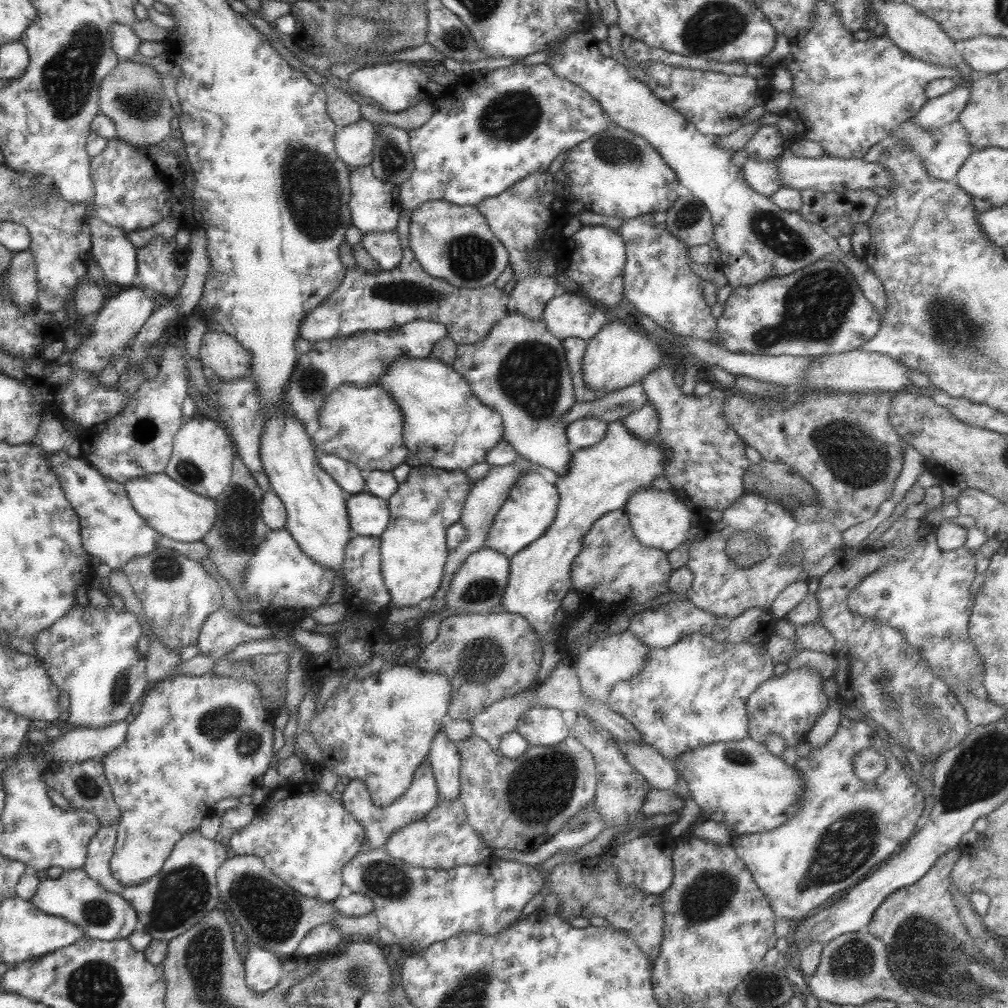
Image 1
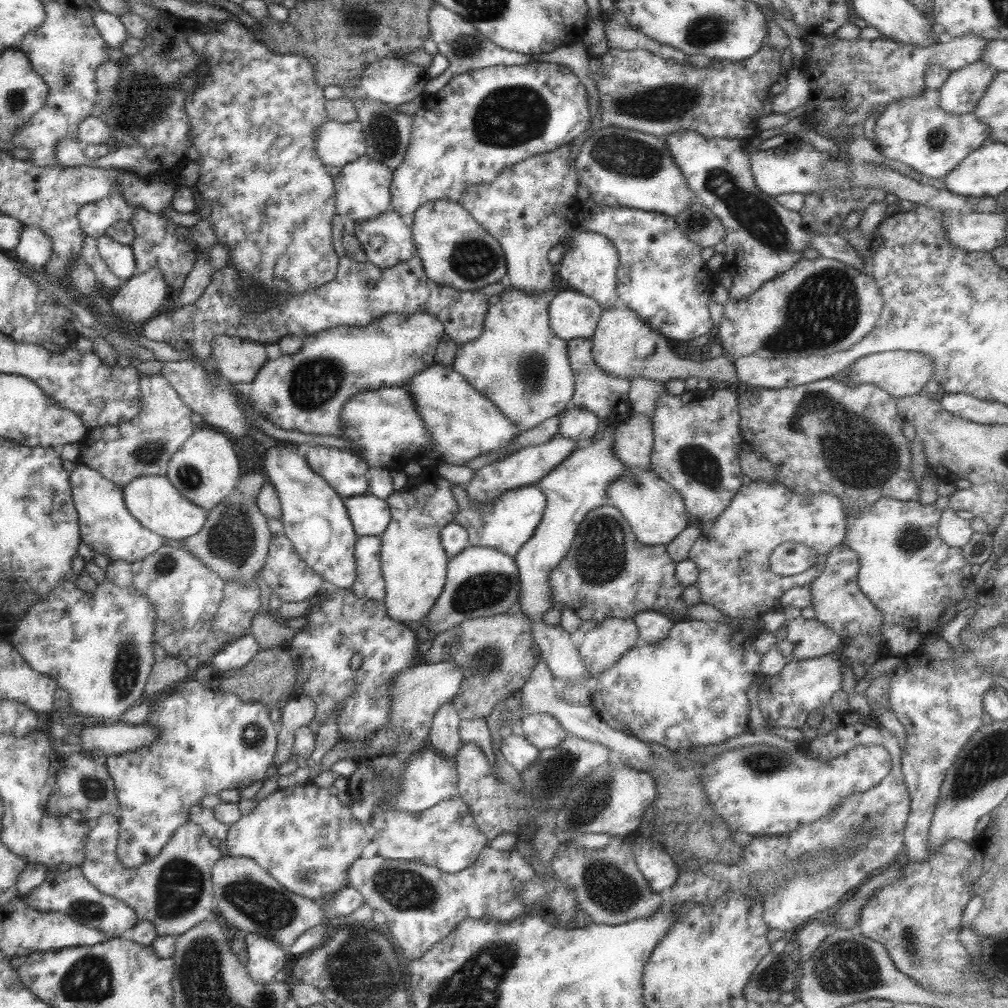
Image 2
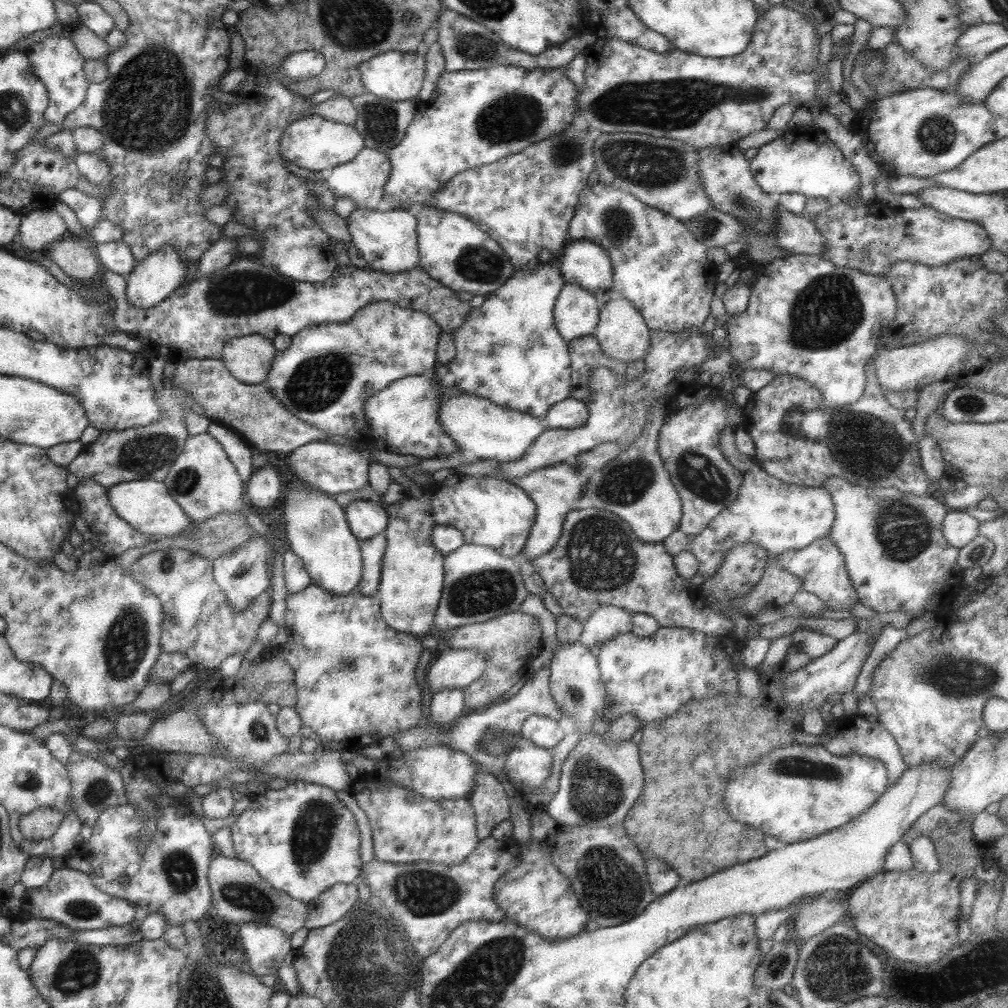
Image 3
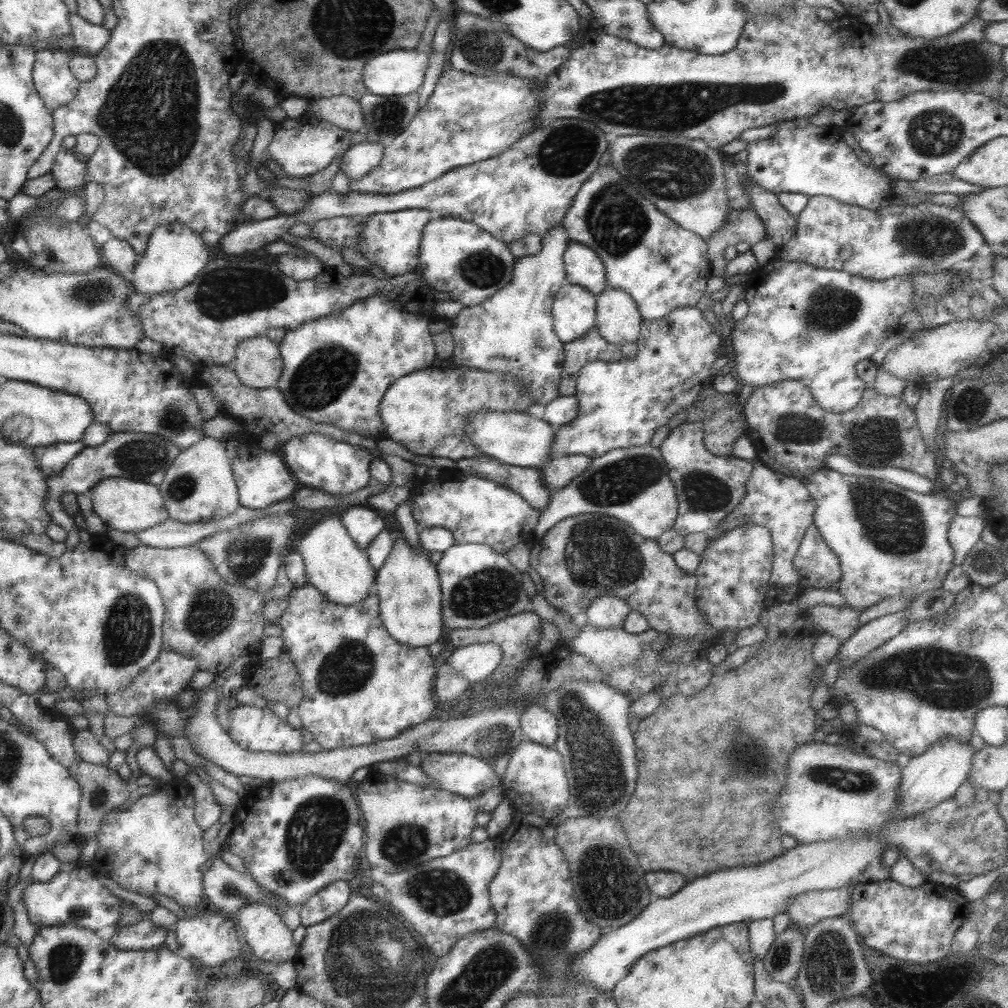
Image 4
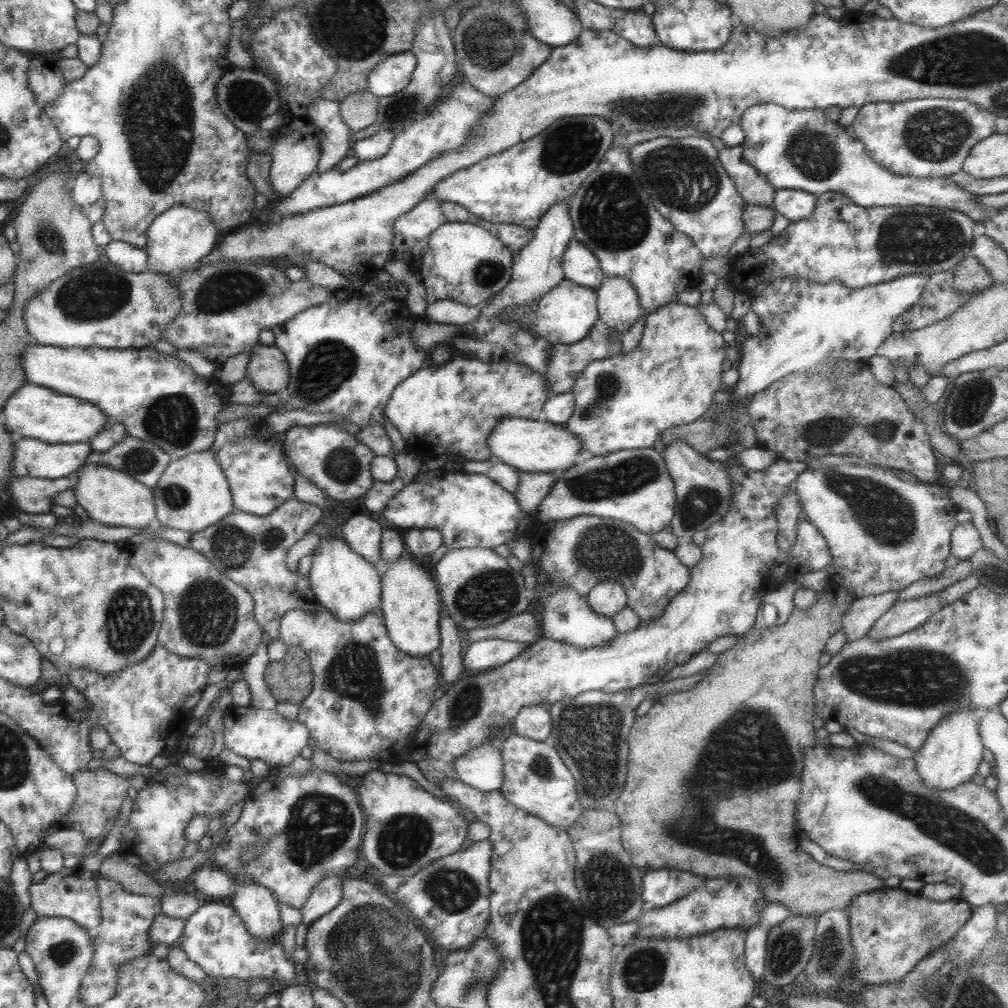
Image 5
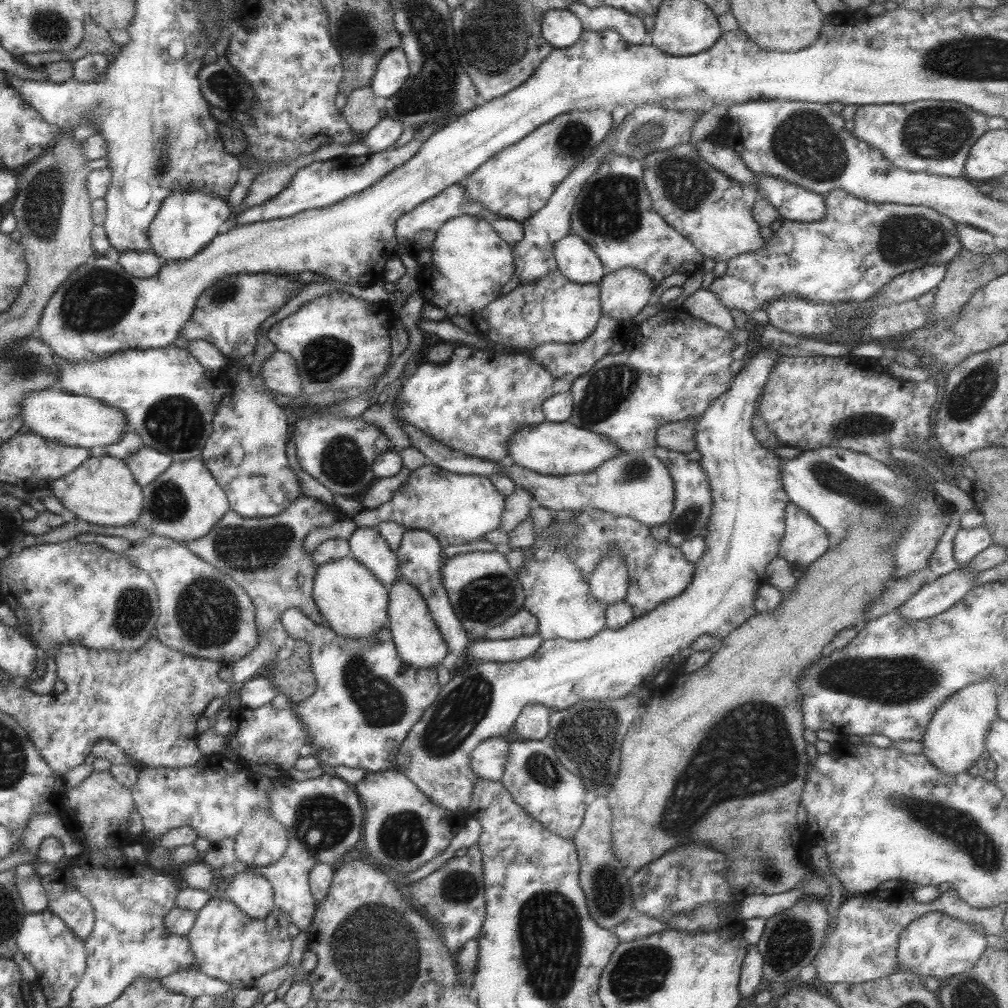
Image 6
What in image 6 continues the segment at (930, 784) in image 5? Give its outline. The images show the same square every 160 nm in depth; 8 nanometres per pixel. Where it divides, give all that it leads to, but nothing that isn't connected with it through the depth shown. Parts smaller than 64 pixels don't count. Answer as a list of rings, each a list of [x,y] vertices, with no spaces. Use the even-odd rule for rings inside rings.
[[[986,676],[959,689],[932,713],[921,739],[921,753],[939,772],[949,776],[967,773],[967,769],[982,756],[985,751],[984,736],[991,722],[997,720],[997,696],[1001,691],[998,680]]]

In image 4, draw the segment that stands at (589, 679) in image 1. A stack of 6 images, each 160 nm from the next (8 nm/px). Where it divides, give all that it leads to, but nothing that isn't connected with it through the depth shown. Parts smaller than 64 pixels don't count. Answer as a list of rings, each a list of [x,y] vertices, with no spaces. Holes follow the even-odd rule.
[[[600,594],[586,608],[586,624],[593,628],[620,627],[630,608],[617,596]]]

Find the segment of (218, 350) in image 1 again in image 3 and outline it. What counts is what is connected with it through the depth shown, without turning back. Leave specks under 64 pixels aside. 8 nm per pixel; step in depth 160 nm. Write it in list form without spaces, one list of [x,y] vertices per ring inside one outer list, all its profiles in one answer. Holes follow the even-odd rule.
[[[250,335],[227,340],[220,359],[233,378],[252,385],[266,380],[275,353],[271,341],[263,336]]]

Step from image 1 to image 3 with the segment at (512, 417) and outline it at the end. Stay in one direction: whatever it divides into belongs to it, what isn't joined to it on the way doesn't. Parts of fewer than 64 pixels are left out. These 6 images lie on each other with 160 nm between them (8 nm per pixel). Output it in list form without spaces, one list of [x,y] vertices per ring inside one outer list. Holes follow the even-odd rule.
[[[543,263],[541,266],[535,266],[535,269],[523,269],[523,271],[514,273],[513,277],[510,277],[501,287],[497,287],[493,292],[487,294],[483,303],[476,309],[472,309],[471,312],[468,312],[468,315],[464,317],[463,324],[460,324],[459,328],[456,328],[451,334],[455,353],[447,368],[455,376],[454,386],[464,393],[478,396],[503,408],[517,412],[526,412],[538,419],[543,419],[551,406],[569,398],[572,386],[570,385],[570,360],[566,346],[567,342],[559,337],[552,319],[552,308],[555,299],[564,284],[559,269]]]

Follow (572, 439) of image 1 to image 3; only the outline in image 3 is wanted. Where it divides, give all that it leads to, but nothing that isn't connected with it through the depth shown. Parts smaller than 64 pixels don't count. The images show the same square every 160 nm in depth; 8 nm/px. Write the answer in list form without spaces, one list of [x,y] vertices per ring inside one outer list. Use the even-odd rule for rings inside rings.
[[[567,398],[547,410],[544,420],[549,429],[579,428],[587,420],[588,408],[584,402]]]

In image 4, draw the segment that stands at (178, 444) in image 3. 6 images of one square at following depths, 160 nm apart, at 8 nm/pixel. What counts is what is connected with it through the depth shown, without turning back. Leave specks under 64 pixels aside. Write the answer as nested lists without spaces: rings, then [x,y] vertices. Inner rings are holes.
[[[116,432],[105,439],[105,442],[94,447],[83,447],[57,474],[45,478],[47,492],[44,509],[51,522],[61,526],[65,532],[77,528],[72,516],[65,514],[60,508],[60,496],[65,492],[73,494],[87,493],[95,484],[107,478],[121,478],[138,481],[143,484],[159,485],[162,482],[166,468],[180,453],[180,448],[157,435],[138,432]]]

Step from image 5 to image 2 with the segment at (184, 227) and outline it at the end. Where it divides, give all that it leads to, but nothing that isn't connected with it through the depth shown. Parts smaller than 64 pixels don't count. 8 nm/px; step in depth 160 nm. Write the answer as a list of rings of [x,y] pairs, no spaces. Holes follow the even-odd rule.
[[[157,269],[135,273],[109,300],[109,310],[119,320],[129,322],[147,321],[153,312],[167,299],[169,288]]]

